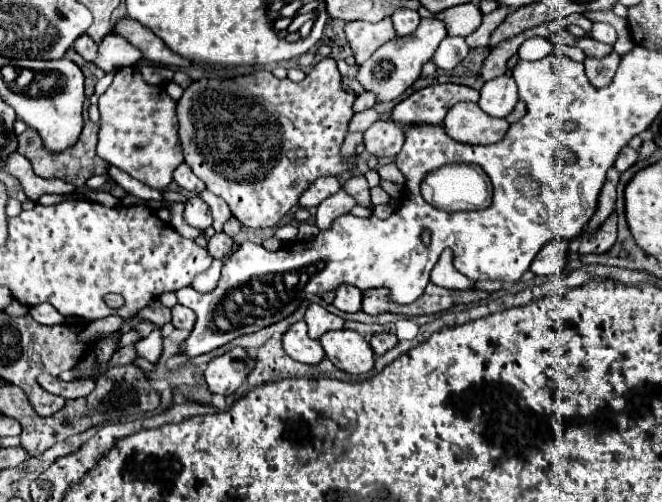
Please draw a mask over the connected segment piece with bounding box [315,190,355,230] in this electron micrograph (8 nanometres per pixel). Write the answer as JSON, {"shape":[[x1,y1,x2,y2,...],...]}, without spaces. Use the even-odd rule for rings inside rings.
{"shape":[[339,190,337,194,325,198,319,206,317,206,317,216,315,216,315,226,319,230,327,230,331,228,333,220,347,214,349,208,355,206,355,200,345,192,345,190]]}

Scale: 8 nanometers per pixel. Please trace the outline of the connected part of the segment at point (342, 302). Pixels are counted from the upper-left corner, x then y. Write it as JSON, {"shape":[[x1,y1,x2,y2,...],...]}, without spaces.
{"shape":[[343,284,335,290,335,302,333,304,341,312,359,312,361,310,361,300,363,300,361,290]]}

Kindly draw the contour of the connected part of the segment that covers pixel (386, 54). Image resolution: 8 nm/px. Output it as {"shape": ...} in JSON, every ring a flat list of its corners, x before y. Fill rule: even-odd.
{"shape":[[425,18,421,20,419,28,415,34,405,36,405,38,395,38,387,44,383,44,379,50,375,50,375,54,359,66,357,72,357,80,361,82,361,86,367,92,373,92,377,96,377,104,379,102,391,102,397,100,409,86,413,86,413,82,419,78,421,68,427,60,433,58,433,52,437,50,439,42,447,36,445,32,445,24,441,24,439,18]]}

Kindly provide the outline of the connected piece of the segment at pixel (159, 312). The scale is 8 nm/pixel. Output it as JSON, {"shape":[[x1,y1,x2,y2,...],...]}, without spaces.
{"shape":[[153,300,149,306,145,306,139,314,137,314,137,318,141,318,141,320,149,320,149,322,153,322,155,326,165,326,167,322,171,322,171,308,167,308,167,306,163,306,159,300]]}

